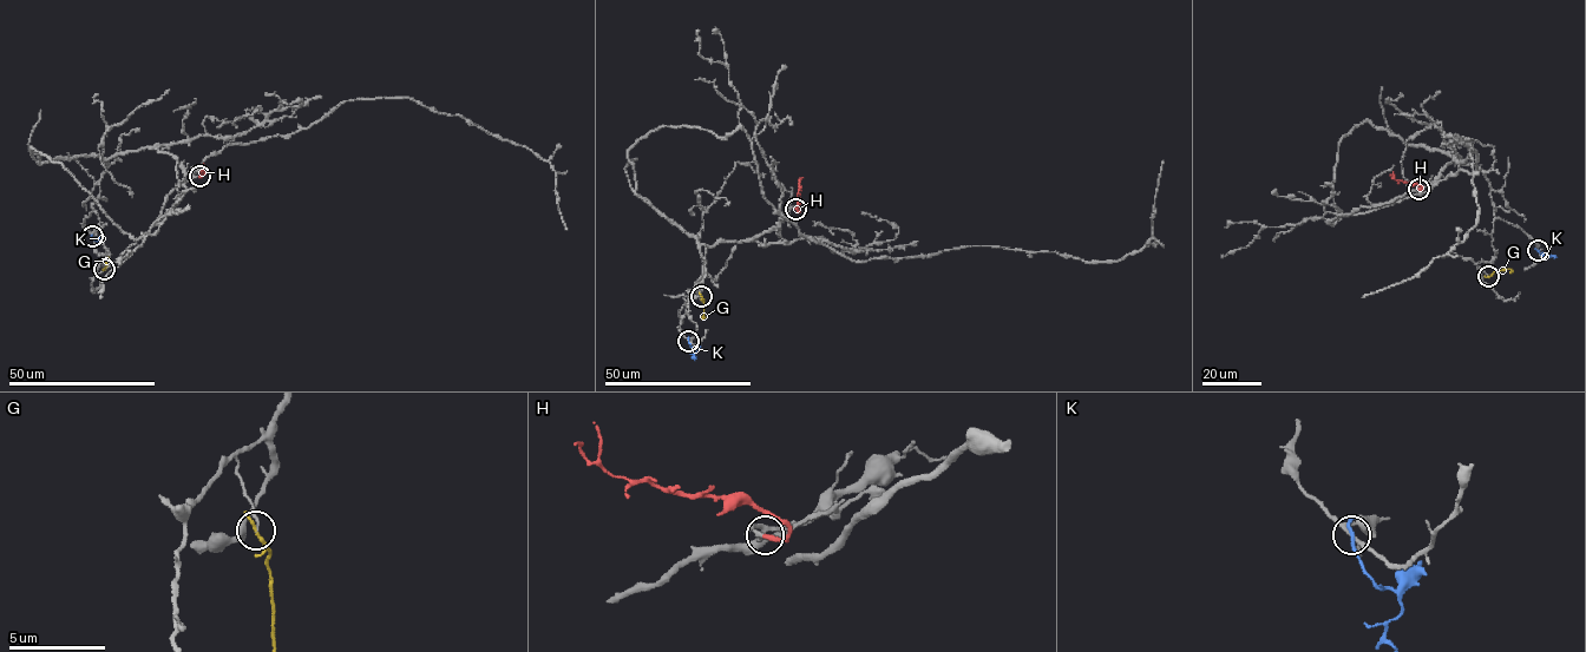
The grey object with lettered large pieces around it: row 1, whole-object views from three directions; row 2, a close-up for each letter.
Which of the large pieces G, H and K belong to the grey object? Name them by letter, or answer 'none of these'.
H

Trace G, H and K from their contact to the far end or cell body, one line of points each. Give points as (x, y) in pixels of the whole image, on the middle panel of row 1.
G: (701, 295), (701, 317)
H: (797, 209), (799, 178), (803, 177)
K: (688, 341), (696, 351), (694, 361)

